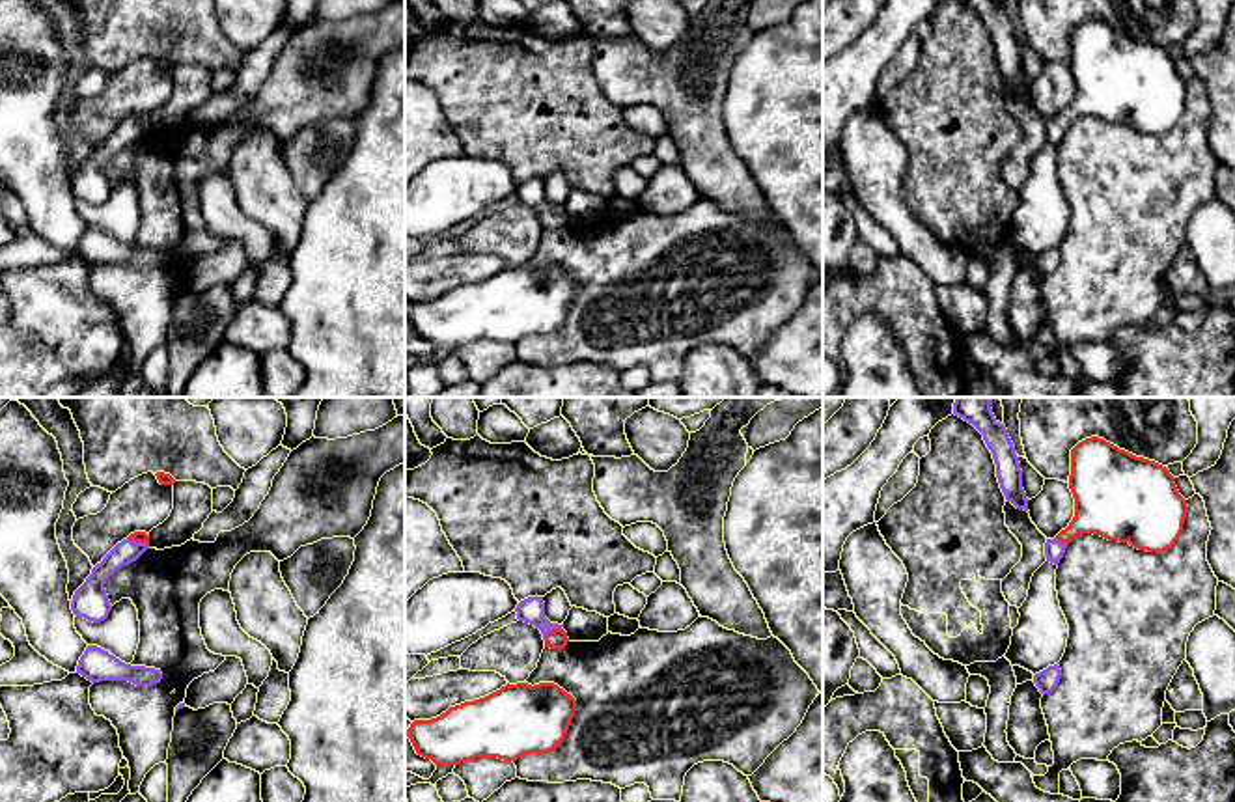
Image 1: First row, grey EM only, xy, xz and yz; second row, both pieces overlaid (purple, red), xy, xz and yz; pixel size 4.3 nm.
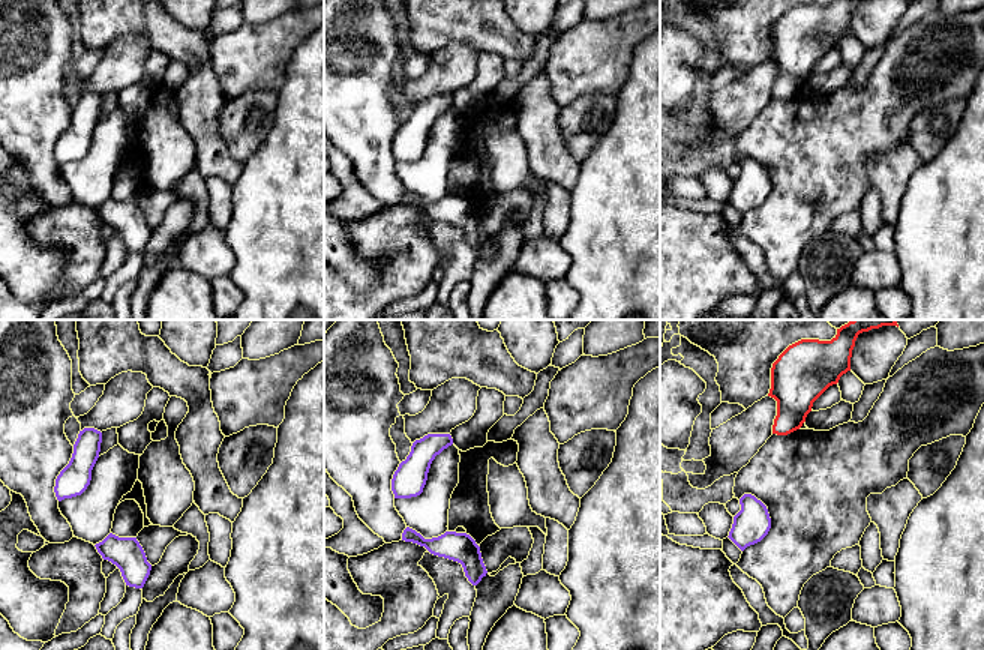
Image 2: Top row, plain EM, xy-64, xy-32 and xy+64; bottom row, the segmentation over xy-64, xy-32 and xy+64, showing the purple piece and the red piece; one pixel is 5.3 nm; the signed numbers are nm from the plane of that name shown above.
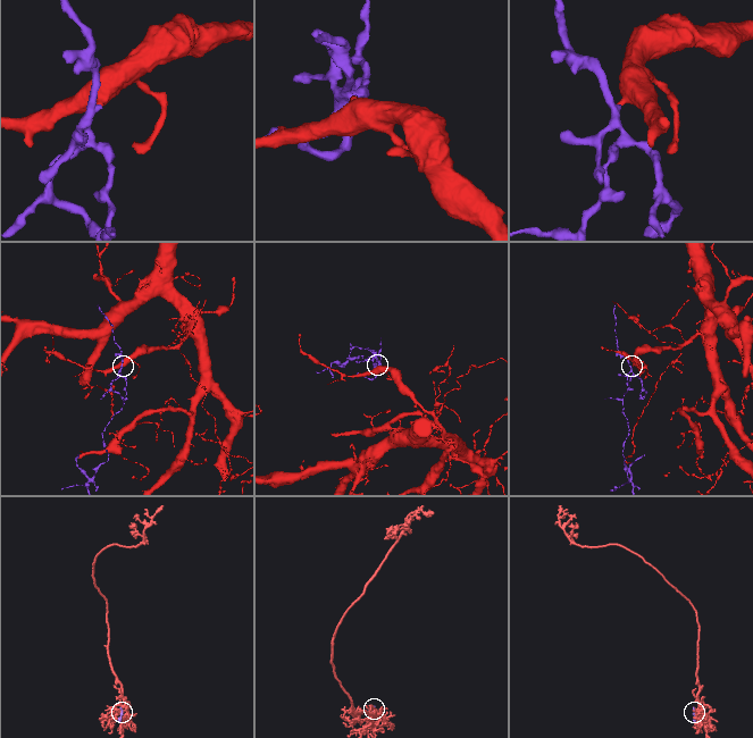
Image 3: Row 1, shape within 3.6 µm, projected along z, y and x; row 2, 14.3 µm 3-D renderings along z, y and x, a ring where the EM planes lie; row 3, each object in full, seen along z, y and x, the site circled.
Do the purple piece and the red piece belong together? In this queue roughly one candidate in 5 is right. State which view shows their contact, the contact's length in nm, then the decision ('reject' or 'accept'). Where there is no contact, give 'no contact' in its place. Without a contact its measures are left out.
contact in xz; length 90 nm; accept

